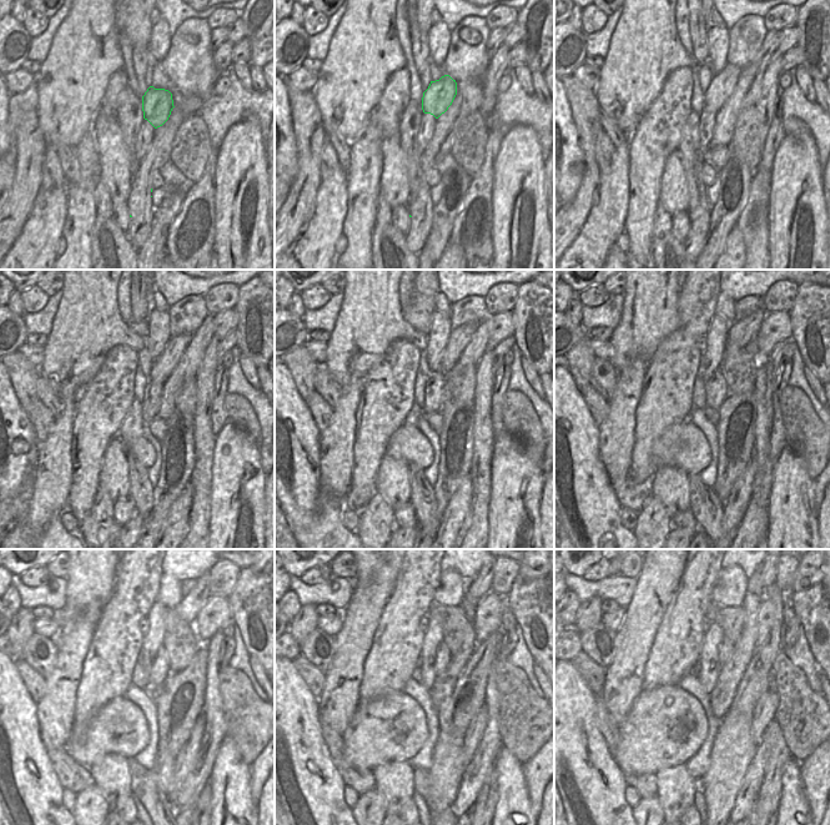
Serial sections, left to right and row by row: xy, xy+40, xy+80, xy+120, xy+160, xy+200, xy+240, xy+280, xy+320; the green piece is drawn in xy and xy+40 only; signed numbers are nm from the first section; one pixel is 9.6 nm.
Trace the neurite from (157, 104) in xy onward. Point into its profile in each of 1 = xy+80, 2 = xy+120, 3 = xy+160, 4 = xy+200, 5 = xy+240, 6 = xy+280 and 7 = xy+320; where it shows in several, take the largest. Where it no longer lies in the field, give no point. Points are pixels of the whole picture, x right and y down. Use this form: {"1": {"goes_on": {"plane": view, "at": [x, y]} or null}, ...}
{"1": {"goes_on": {"plane": "xy+80", "at": [723, 84]}}, "2": {"goes_on": {"plane": "xy+120", "at": [162, 367]}}, "3": {"goes_on": {"plane": "xy+160", "at": [461, 337]}}, "4": {"goes_on": {"plane": "xy+200", "at": [742, 332]}}, "5": {"goes_on": {"plane": "xy+240", "at": [187, 609]}}, "6": {"goes_on": {"plane": "xy+280", "at": [481, 584]}}, "7": {"goes_on": {"plane": "xy+320", "at": [769, 574]}}}

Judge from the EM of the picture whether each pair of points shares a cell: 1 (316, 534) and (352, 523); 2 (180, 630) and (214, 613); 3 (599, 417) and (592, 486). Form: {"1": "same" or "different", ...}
{"1": "different", "2": "different", "3": "different"}

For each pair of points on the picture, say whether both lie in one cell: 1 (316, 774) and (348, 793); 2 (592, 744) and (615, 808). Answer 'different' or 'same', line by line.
1: different
2: same

